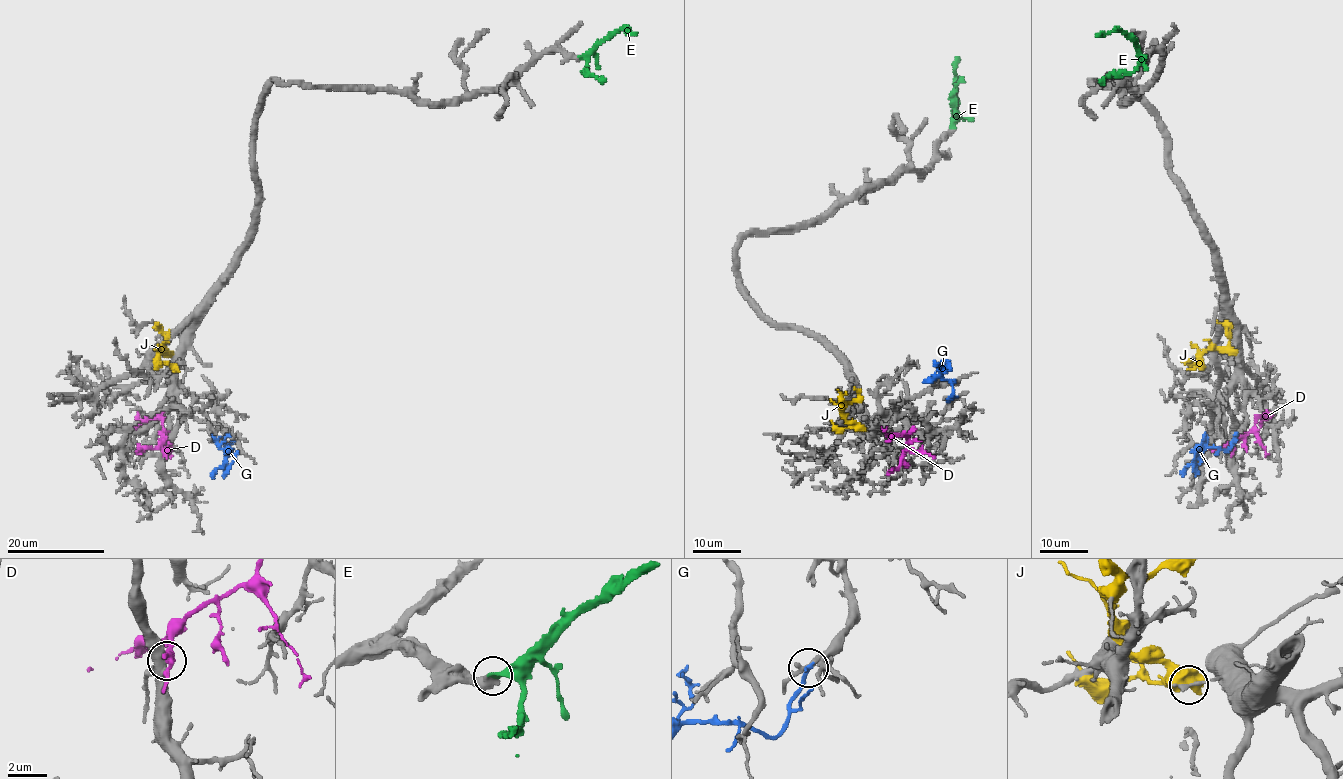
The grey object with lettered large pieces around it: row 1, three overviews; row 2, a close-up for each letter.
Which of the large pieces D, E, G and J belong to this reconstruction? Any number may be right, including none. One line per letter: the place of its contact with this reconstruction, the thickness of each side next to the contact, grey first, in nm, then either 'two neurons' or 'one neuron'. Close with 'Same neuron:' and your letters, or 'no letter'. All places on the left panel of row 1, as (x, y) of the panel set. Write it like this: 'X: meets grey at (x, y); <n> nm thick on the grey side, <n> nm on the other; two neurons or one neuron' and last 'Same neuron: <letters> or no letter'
D: meets grey at (164, 451); 460 nm thick on the grey side, 320 nm on the other; two neurons
E: meets grey at (580, 57); 480 nm thick on the grey side, 340 nm on the other; one neuron
G: meets grey at (226, 435); 200 nm thick on the grey side, 240 nm on the other; two neurons
J: meets grey at (167, 355); 220 nm thick on the grey side, 900 nm on the other; two neurons
Same neuron: E

